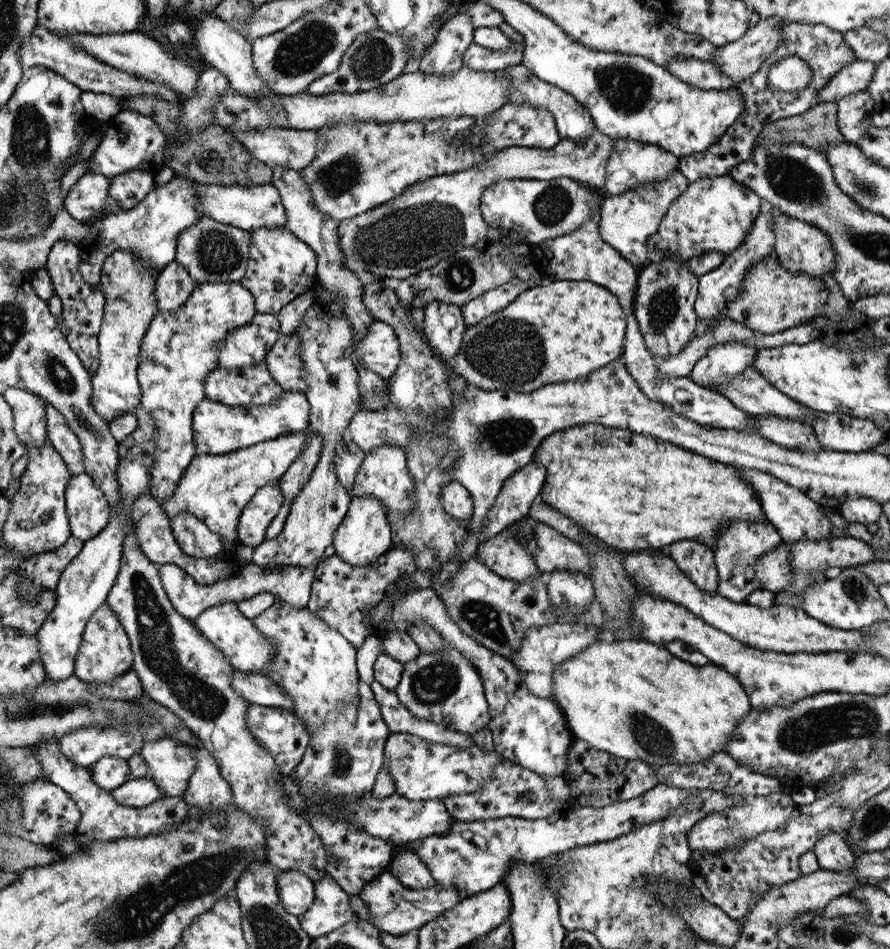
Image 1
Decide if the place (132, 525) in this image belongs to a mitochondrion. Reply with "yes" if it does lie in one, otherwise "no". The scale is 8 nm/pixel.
no

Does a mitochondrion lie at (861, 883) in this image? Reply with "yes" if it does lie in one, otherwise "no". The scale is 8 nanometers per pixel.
no

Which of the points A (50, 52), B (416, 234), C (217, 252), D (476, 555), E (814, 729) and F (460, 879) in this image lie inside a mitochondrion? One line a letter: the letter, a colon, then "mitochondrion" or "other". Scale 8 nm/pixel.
A: other
B: mitochondrion
C: mitochondrion
D: other
E: mitochondrion
F: mitochondrion

